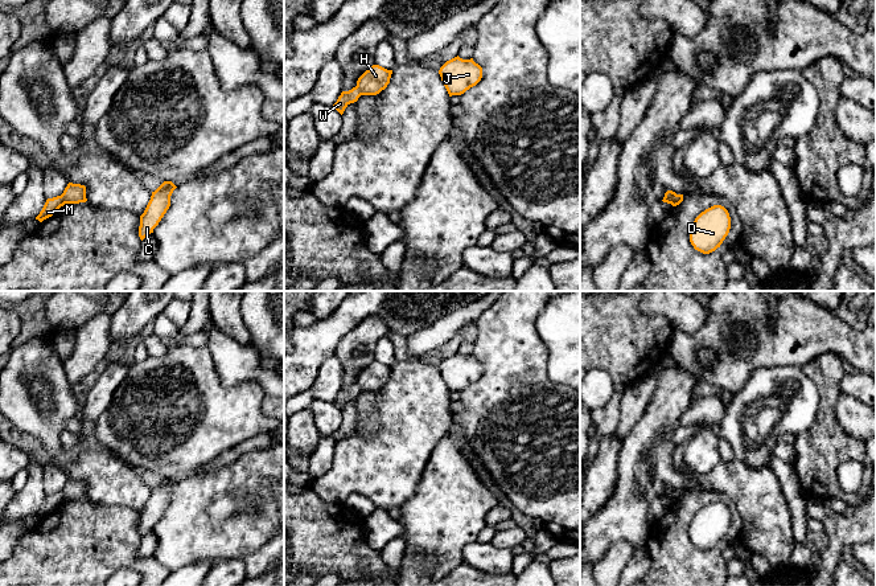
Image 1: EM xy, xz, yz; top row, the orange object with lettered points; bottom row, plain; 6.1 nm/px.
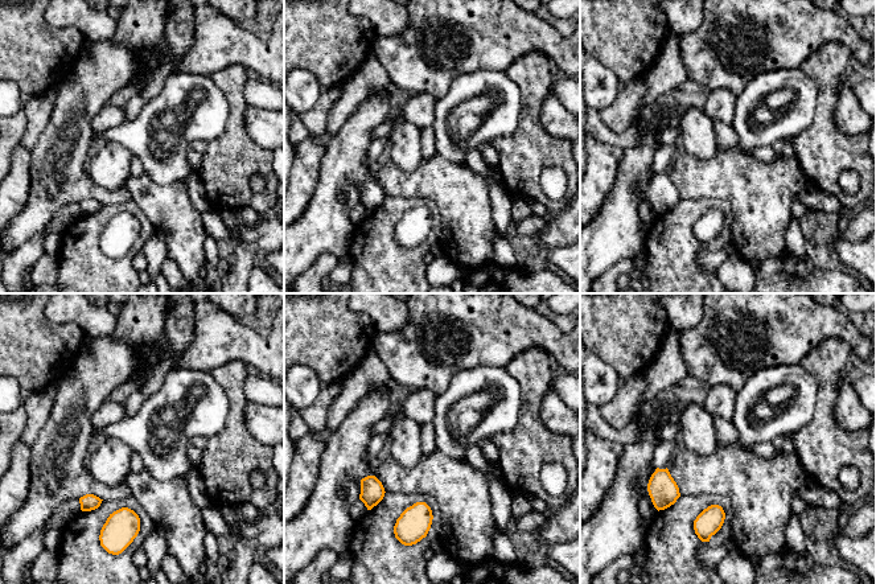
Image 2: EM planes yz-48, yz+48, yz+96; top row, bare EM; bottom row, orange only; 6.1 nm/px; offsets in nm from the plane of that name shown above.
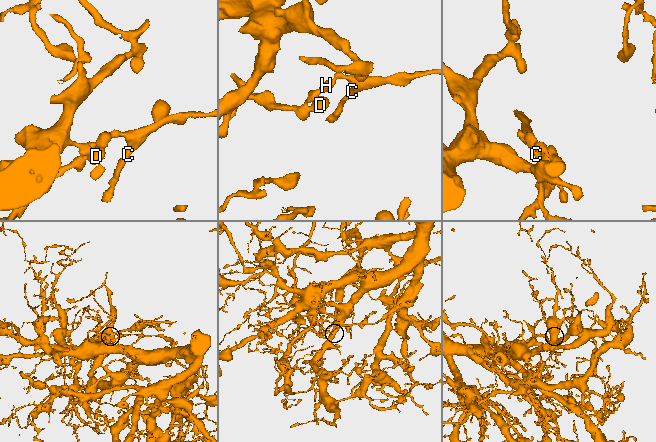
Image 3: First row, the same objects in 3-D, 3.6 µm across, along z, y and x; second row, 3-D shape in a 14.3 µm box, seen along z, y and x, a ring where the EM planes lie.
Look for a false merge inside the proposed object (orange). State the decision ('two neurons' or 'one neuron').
two neurons

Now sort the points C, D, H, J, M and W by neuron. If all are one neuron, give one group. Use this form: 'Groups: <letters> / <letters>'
Groups: C H J / D M W

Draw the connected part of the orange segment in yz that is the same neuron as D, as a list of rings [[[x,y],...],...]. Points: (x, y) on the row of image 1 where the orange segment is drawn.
[[[713,205],[702,212],[690,228],[690,242],[695,250],[710,254],[715,251],[731,229],[731,217],[721,205]]]

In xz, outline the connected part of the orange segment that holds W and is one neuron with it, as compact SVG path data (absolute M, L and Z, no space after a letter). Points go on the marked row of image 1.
M357 86L349 91L342 91L341 95L338 97L337 102L333 105L333 107L342 115L345 108L350 103L357 102L361 95L362 94Z

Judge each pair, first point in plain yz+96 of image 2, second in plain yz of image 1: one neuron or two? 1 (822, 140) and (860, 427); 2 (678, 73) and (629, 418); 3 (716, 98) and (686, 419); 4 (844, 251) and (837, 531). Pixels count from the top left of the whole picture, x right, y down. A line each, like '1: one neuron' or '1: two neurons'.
1: two neurons
2: one neuron
3: one neuron
4: two neurons

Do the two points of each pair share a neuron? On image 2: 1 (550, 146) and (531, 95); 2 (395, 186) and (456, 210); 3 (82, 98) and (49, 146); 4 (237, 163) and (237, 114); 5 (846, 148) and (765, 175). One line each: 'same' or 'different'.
1: same
2: same
3: same
4: same
5: different

